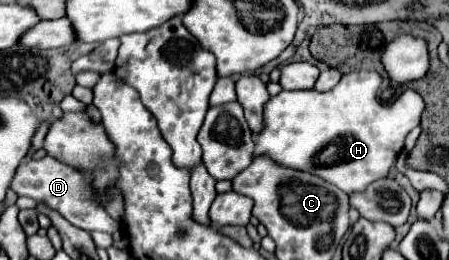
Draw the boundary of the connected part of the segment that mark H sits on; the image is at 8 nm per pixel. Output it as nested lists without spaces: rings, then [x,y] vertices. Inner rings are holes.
[[[352,71],[342,75],[340,83],[334,89],[324,93],[316,89],[278,93],[264,107],[266,127],[254,139],[254,155],[268,155],[276,159],[276,163],[284,163],[284,167],[314,173],[324,181],[340,187],[344,193],[364,191],[370,183],[388,175],[392,163],[404,149],[406,135],[420,123],[424,109],[424,101],[414,89],[404,89],[402,95],[398,95],[390,103],[382,103],[376,95],[380,83],[382,79],[376,71]]]

